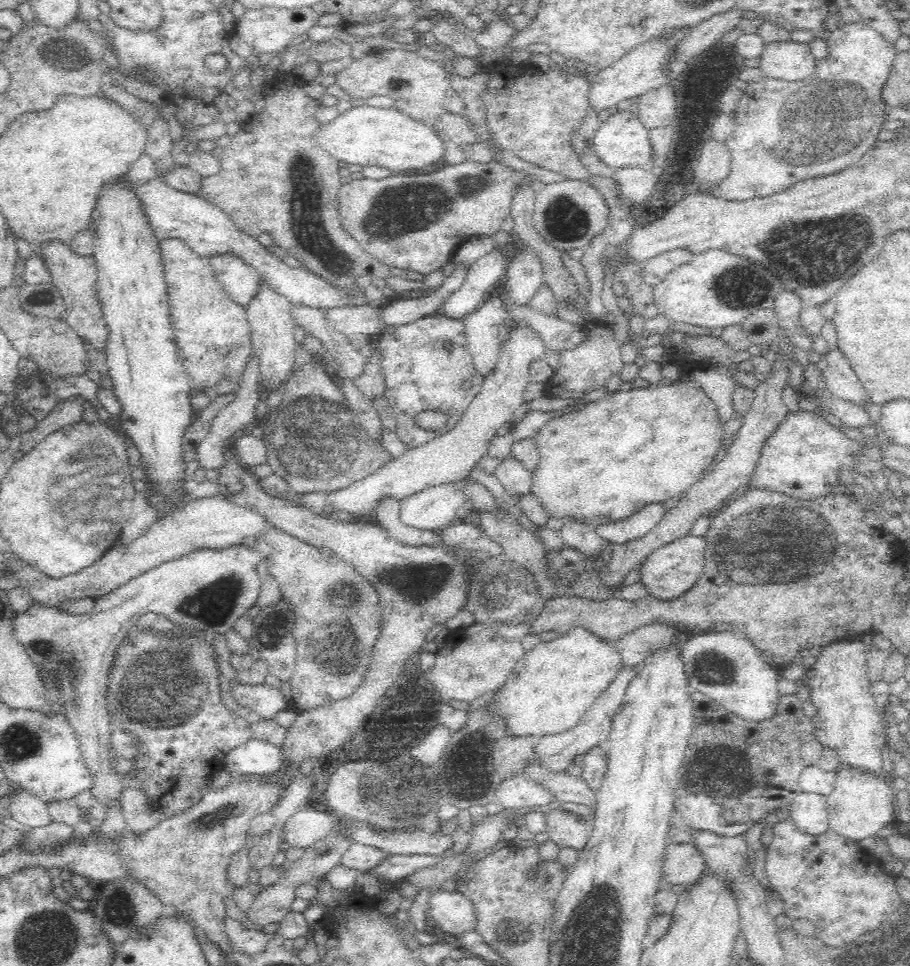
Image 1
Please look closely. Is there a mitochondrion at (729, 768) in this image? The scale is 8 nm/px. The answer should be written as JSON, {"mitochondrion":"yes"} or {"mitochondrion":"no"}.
{"mitochondrion":"yes"}

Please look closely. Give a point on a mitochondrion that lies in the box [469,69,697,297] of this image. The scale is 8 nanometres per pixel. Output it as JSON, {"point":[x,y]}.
{"point":[564,219]}

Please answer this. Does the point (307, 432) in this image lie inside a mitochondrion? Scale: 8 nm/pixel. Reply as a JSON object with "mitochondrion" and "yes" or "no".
{"mitochondrion":"yes"}

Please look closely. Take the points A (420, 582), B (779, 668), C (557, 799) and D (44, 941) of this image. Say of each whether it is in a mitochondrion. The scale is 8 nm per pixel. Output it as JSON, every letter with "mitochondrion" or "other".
{"A":"mitochondrion","B":"other","C":"other","D":"mitochondrion"}

